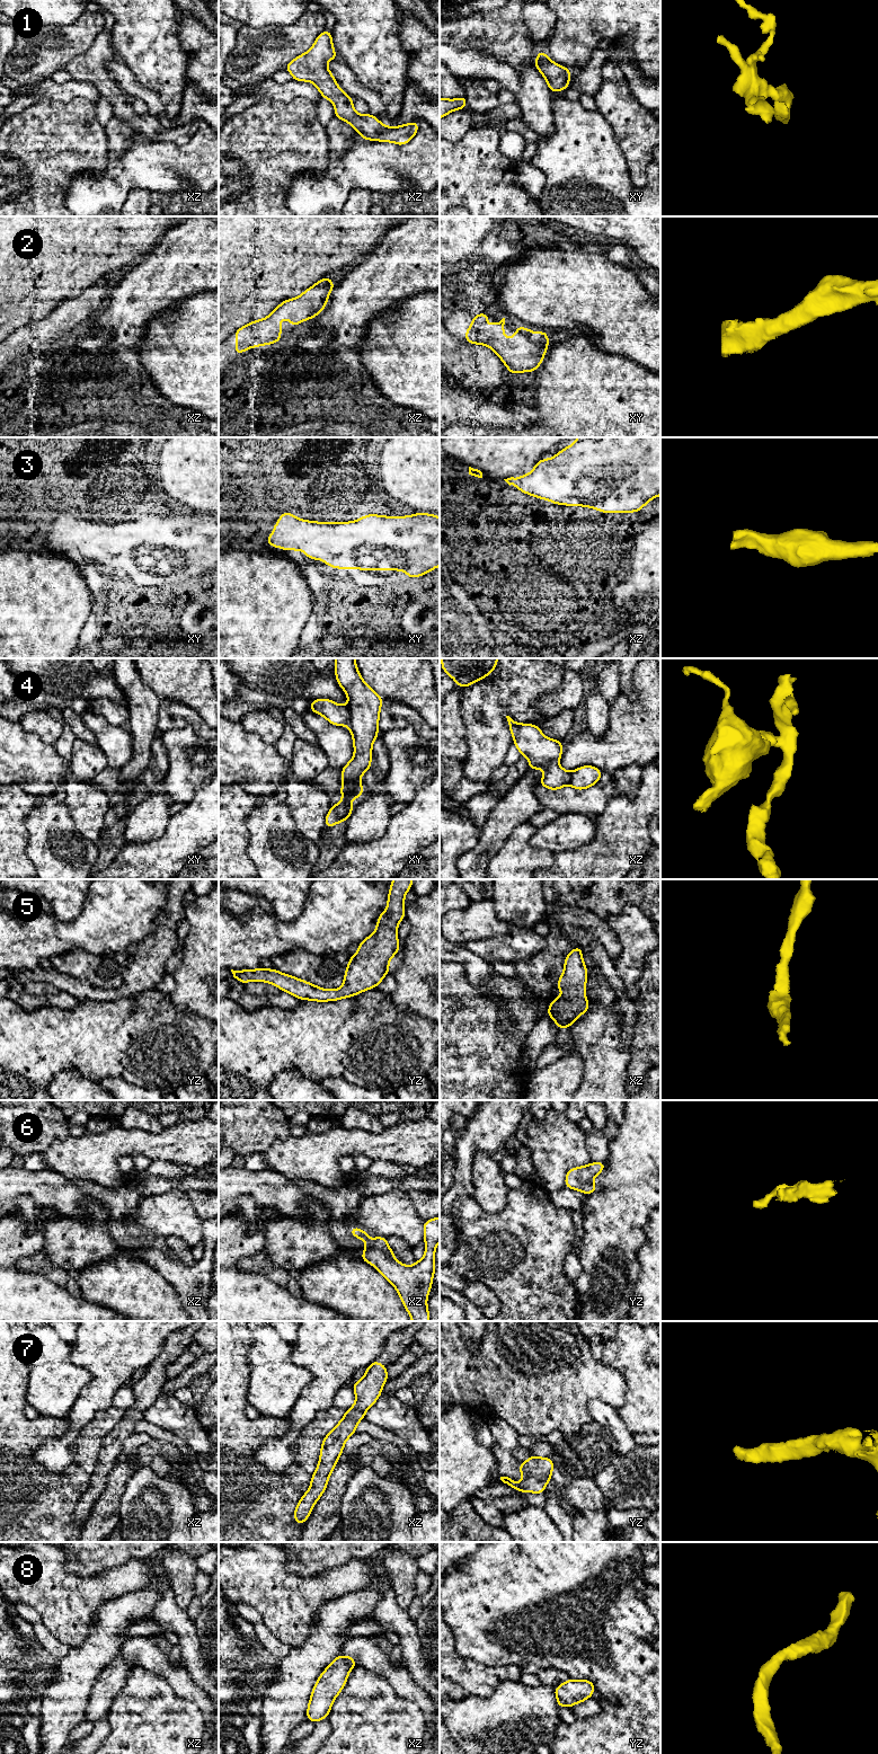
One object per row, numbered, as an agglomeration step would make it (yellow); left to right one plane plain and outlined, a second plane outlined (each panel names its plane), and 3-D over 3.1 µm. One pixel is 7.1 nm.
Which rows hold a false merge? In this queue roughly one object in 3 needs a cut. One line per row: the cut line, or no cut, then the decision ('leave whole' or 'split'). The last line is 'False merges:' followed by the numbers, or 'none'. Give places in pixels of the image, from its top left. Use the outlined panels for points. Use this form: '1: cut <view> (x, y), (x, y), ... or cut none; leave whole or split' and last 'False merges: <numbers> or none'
1: cut none; leave whole
2: cut none; leave whole
3: cut none; leave whole
4: cut xy (347, 706), (349, 711), (348, 724); split
5: cut none; leave whole
6: cut none; leave whole
7: cut none; leave whole
8: cut none; leave whole
False merges: 4

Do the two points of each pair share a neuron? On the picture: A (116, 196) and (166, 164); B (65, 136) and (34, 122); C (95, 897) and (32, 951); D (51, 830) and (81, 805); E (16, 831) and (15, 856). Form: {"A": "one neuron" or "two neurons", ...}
{"A": "one neuron", "B": "one neuron", "C": "one neuron", "D": "two neurons", "E": "one neuron"}

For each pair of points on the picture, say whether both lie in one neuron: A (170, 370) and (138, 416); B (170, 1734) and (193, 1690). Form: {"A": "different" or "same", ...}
{"A": "different", "B": "different"}

